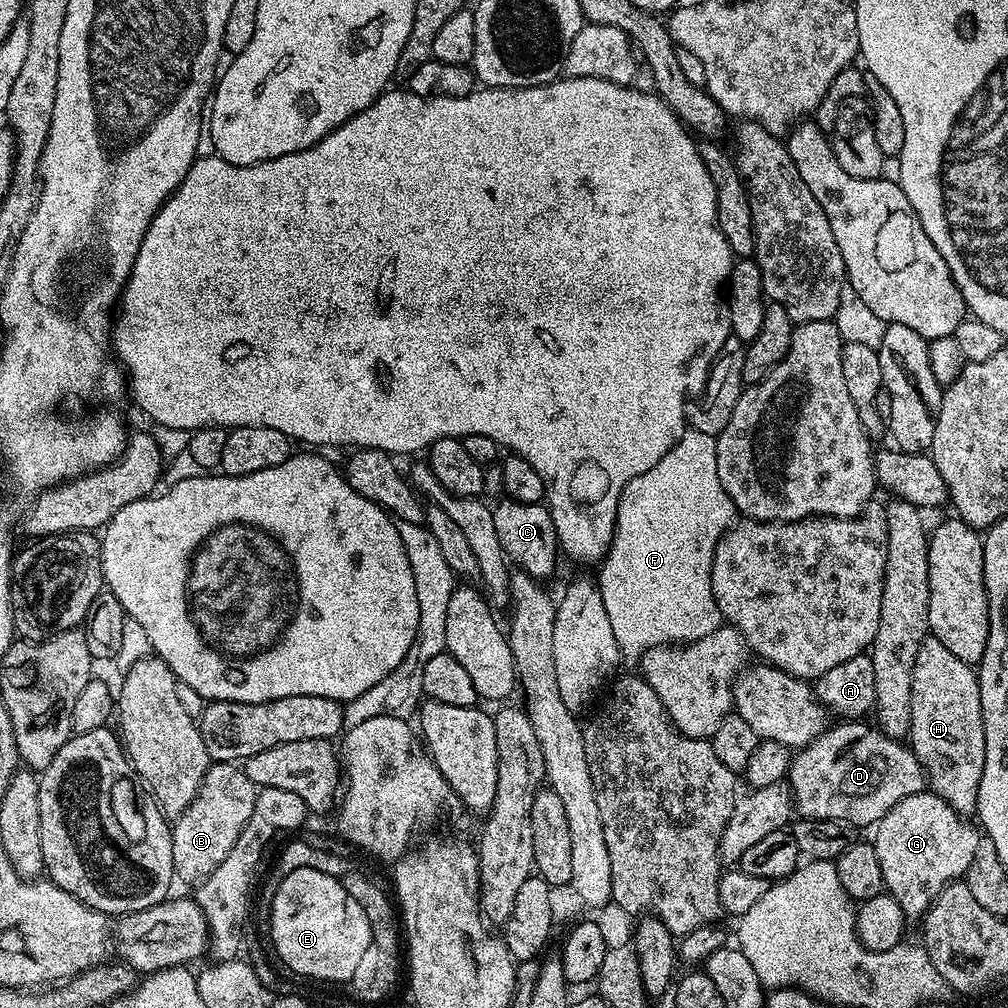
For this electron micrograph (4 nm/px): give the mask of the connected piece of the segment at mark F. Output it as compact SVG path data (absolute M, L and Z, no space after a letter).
M691 430L685 431L680 441L668 451L666 458L662 458L662 462L658 462L658 466L646 470L646 474L634 478L625 486L620 505L618 506L618 514L616 515L616 533L612 539L608 555L604 557L598 568L598 571L600 571L600 576L598 575L600 593L604 599L606 614L610 614L610 627L614 630L614 638L620 647L621 657L628 658L628 656L633 656L633 658L639 658L645 652L650 651L651 648L691 644L693 640L706 638L706 634L710 634L722 627L722 617L718 610L718 602L714 602L712 563L714 562L714 550L718 546L718 542L724 537L725 532L732 527L733 523L734 509L732 500L726 494L726 490L718 478L716 437L710 434L702 434Z

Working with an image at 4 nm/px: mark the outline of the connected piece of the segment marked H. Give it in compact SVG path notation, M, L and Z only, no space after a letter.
M931 634L918 646L918 658L914 658L910 747L924 768L927 787L961 816L971 817L986 762L980 677L973 665L950 654Z

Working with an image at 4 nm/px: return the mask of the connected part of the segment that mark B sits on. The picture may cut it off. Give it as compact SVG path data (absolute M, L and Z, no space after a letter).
M209 763L194 802L190 802L188 809L175 817L172 824L172 870L179 879L181 876L184 880L192 880L191 882L204 880L224 861L226 854L234 850L238 834L242 834L246 822L250 822L257 791L256 784L246 778L239 763Z

